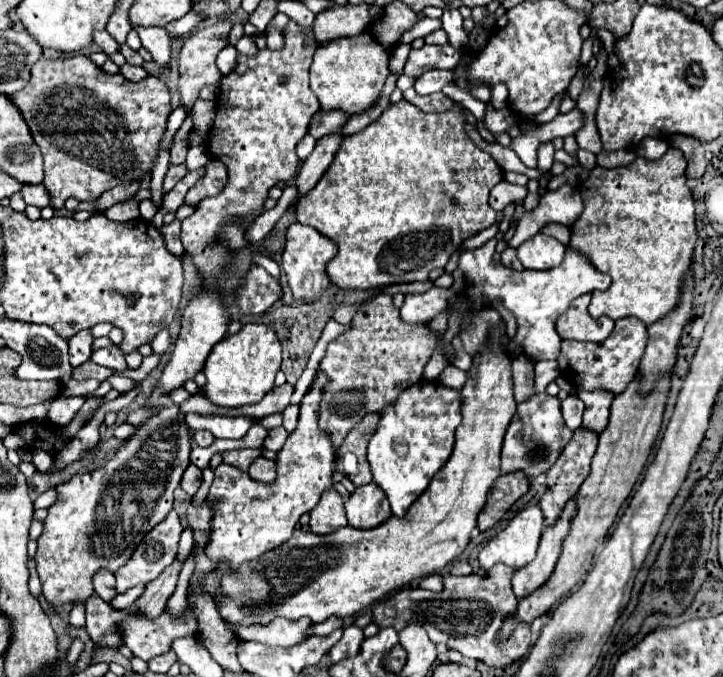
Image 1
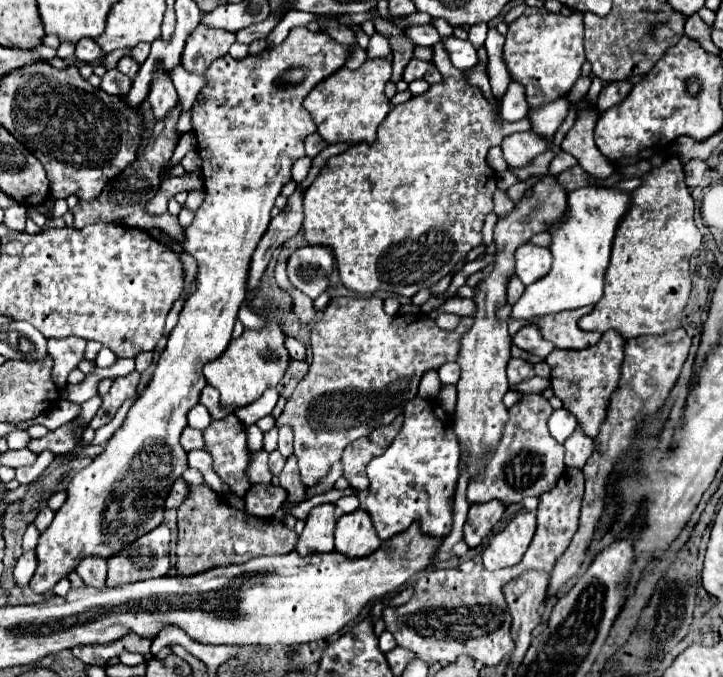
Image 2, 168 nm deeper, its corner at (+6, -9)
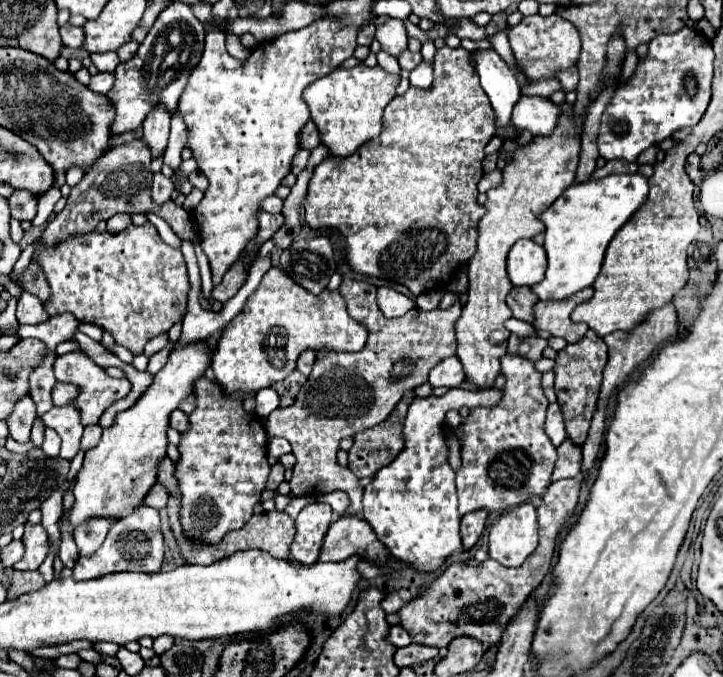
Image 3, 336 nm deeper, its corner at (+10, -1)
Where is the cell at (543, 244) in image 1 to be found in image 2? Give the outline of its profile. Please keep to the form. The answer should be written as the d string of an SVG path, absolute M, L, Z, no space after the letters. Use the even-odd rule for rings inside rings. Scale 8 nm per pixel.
M527 242L515 252L515 276L525 286L529 286L551 270L551 262L553 262L553 256L549 248L541 248Z

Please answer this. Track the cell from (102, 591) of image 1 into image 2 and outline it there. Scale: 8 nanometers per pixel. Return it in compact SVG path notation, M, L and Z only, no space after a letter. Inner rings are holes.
M91 554L89 558L83 558L83 562L79 562L75 572L83 578L85 586L103 588L107 578L107 560L99 554Z

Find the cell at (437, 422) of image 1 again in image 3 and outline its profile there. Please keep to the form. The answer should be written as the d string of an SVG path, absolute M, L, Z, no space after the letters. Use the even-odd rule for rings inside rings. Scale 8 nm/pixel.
M451 388L443 396L415 396L403 424L405 448L397 458L383 466L363 492L363 516L375 530L377 538L387 550L407 564L413 564L419 572L437 570L447 556L461 546L455 494L455 472L449 464L447 446L447 424L445 414L451 408L475 408L495 406L503 392L499 388L473 392L465 388Z

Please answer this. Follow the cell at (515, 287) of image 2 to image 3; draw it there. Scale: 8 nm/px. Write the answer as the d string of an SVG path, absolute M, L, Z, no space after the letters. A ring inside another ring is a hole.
M515 286L509 294L507 294L507 304L513 312L515 318L525 320L525 322L533 322L533 304L537 302L537 298L533 298L531 288L525 286Z

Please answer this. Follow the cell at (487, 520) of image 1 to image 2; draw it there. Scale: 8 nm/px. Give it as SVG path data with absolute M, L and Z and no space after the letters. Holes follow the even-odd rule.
M503 502L475 504L469 508L469 516L465 522L465 538L463 538L469 548L477 548L481 544L481 540L499 522L503 510L505 510Z

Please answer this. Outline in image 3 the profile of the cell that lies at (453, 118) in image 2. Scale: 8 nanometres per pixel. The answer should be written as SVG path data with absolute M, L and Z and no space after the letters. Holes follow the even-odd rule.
M443 46L437 50L435 54L435 80L431 88L409 88L403 96L395 96L385 112L383 112L383 130L381 134L363 144L355 154L345 156L345 158L325 158L313 172L311 180L309 180L309 192L307 198L303 202L305 206L305 220L311 228L315 226L333 226L335 230L339 230L345 236L347 242L347 252L345 252L345 260L351 266L351 270L355 274L363 274L363 276L375 276L375 278L383 278L395 284L403 284L407 286L415 296L419 296L423 290L431 290L431 288L443 288L447 282L451 282L451 278L457 274L459 264L467 262L473 254L475 254L475 242L477 242L477 224L481 220L481 216L485 214L485 208L477 204L477 184L483 176L483 158L485 152L483 148L487 146L487 142L495 136L495 110L485 94L485 90L479 84L477 72L473 70L473 66L469 66L469 52L465 48L449 48Z

